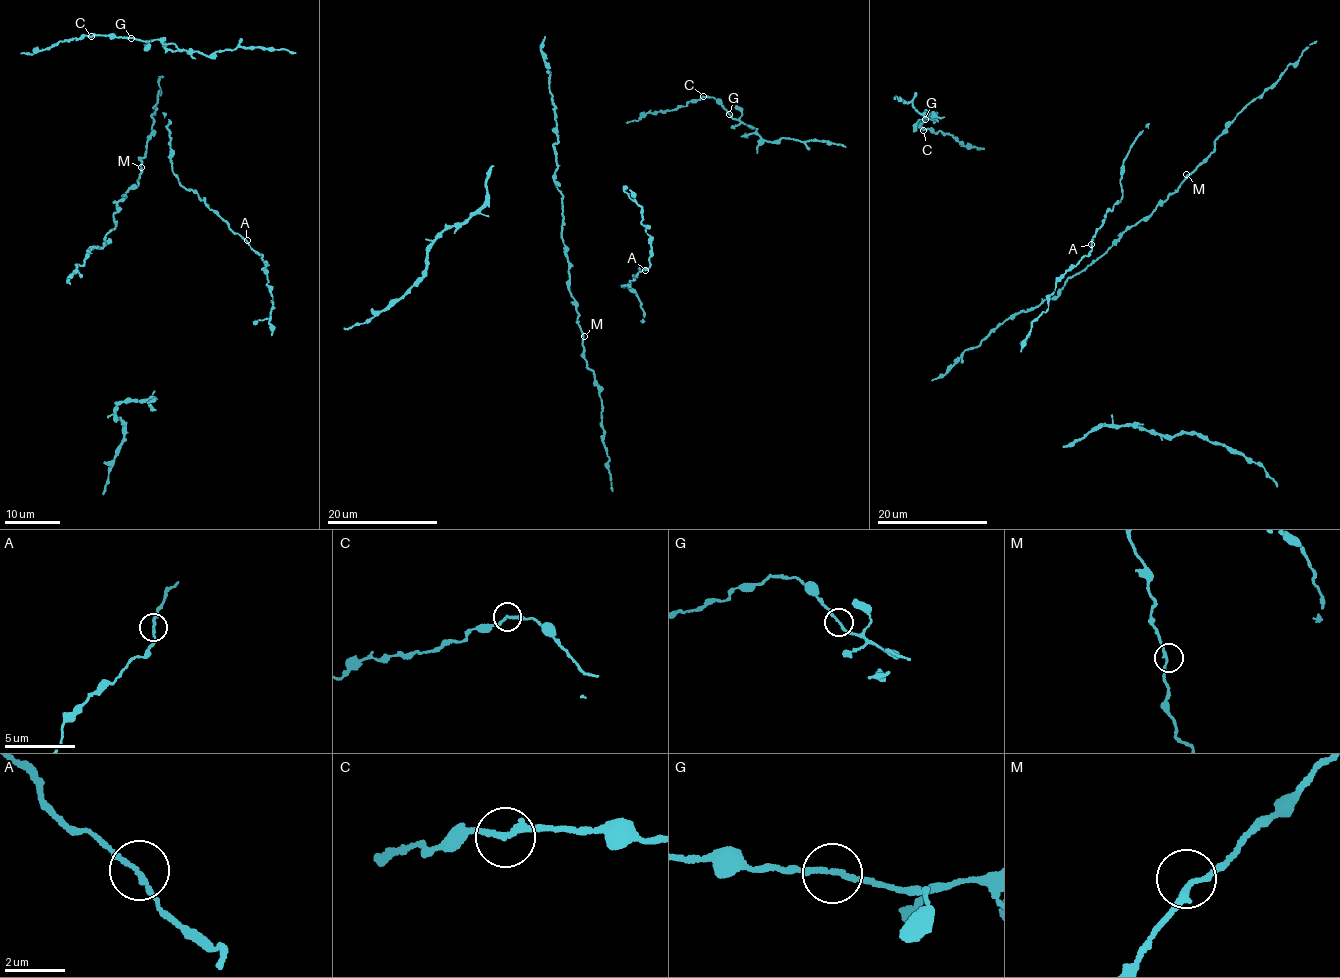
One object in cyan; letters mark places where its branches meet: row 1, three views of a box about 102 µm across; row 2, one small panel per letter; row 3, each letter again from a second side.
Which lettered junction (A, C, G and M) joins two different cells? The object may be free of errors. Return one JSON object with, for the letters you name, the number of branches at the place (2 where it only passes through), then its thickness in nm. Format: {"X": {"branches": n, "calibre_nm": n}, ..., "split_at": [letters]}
{"split_at": []}

